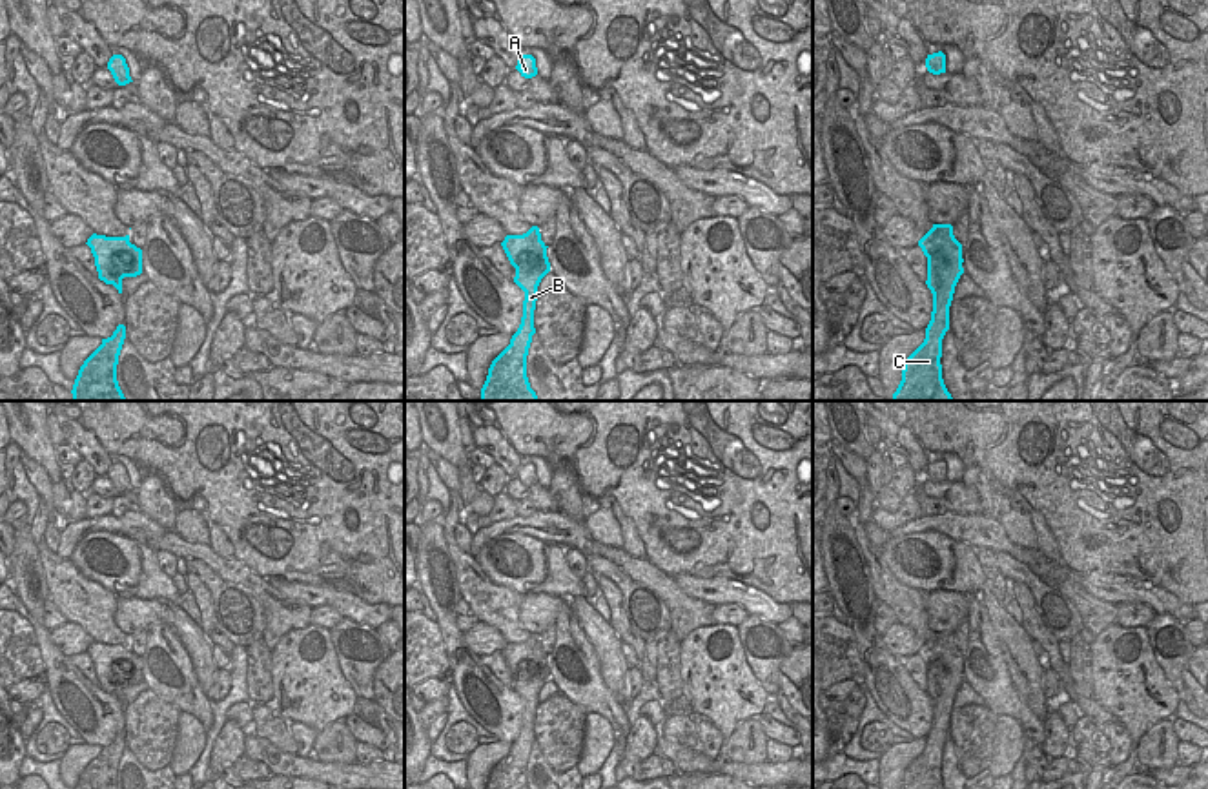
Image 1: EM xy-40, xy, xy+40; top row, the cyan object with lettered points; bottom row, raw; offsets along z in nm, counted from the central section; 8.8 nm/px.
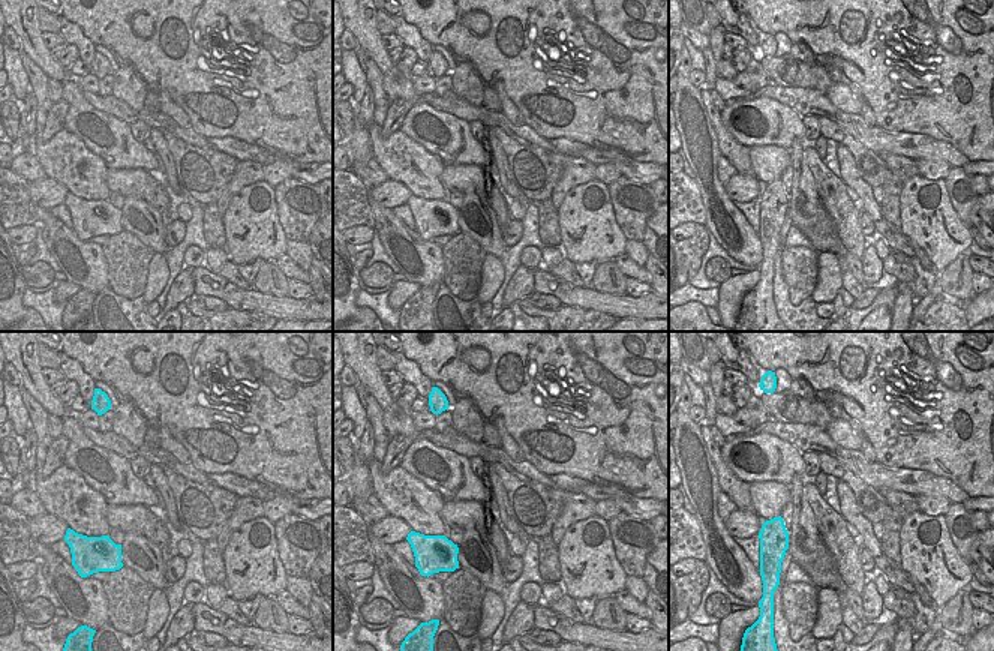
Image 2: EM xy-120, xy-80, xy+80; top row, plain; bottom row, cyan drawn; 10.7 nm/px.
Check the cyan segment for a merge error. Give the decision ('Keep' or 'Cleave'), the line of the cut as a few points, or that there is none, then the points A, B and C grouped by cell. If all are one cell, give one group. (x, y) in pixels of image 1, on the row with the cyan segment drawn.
Cleave. Split along xy-40 (132, 252), (119, 252), (113, 257), (113, 285). Groups: A / B C.

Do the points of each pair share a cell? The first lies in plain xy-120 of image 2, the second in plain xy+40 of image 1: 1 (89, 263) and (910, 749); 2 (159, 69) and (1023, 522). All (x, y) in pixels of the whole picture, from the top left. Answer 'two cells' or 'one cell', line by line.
1: two cells
2: two cells

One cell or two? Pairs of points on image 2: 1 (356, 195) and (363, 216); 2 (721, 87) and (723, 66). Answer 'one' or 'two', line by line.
1: one
2: two

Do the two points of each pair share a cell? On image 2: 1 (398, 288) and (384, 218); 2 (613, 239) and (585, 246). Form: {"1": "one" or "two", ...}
{"1": "two", "2": "one"}

